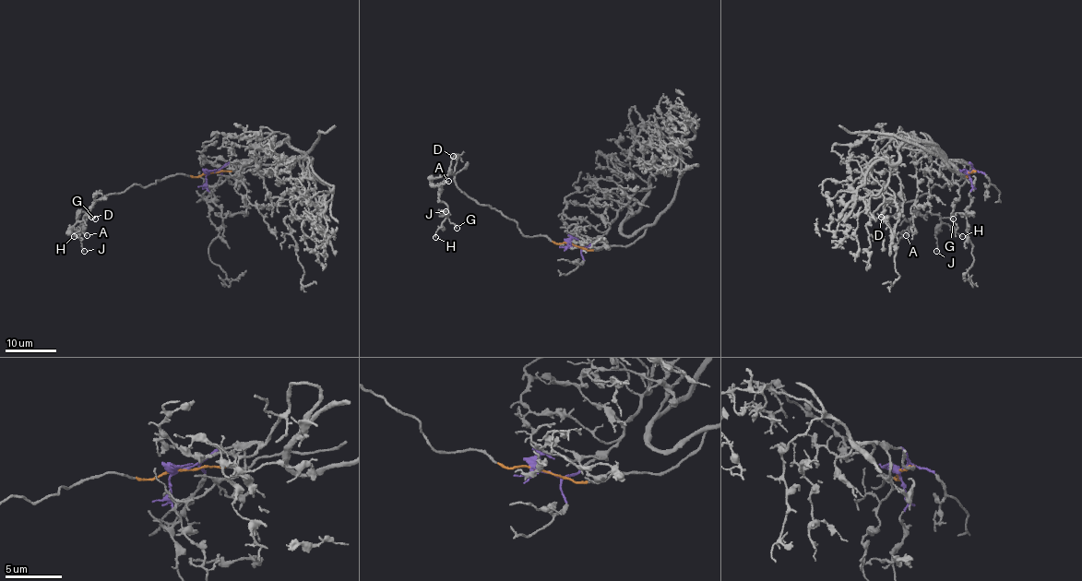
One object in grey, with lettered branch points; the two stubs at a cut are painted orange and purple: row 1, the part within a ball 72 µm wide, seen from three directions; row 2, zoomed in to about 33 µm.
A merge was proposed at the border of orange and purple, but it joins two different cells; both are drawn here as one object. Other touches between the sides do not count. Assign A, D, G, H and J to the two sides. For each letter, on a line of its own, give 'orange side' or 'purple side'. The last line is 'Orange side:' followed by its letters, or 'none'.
A: orange side
D: orange side
G: orange side
H: orange side
J: orange side
Orange side: A, D, G, H, J

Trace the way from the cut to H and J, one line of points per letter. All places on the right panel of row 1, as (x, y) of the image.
H: (970, 172), (899, 205), (899, 213), (909, 221), (930, 212), (962, 236)
J: (970, 172), (899, 205), (899, 213), (909, 221), (930, 212), (939, 216), (936, 251)

